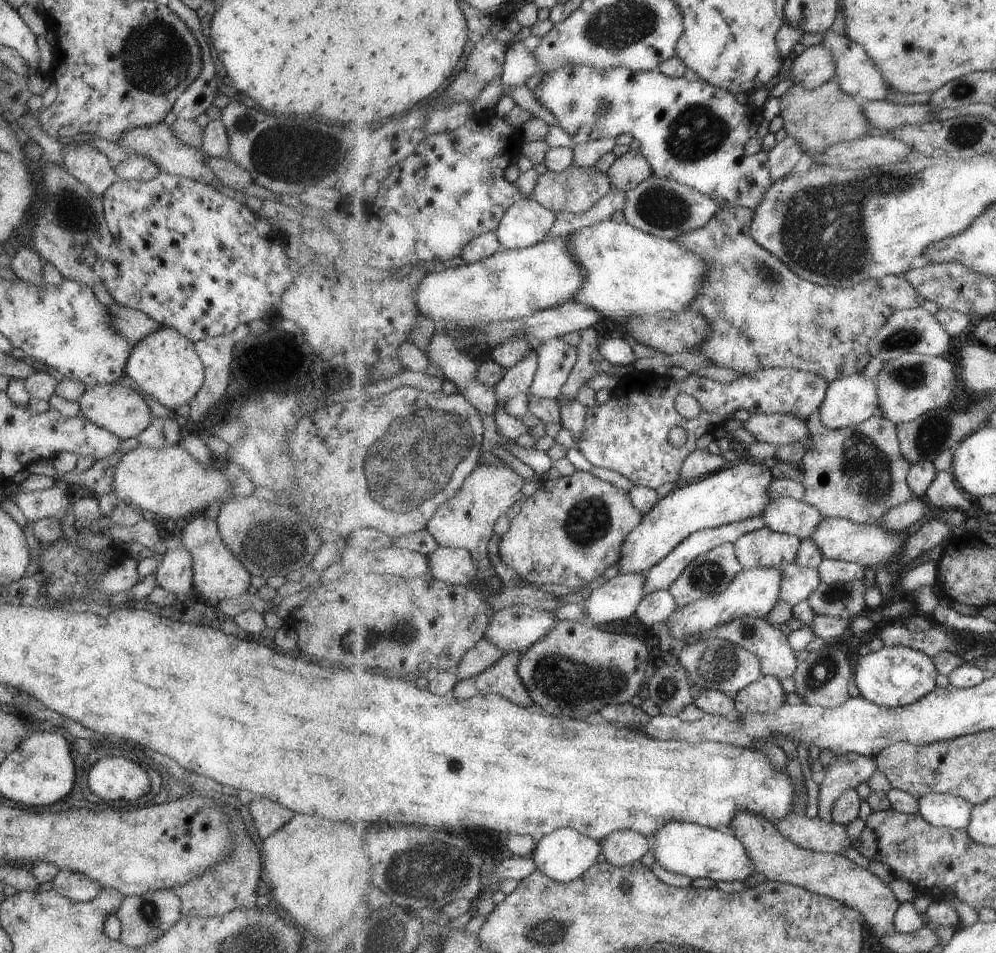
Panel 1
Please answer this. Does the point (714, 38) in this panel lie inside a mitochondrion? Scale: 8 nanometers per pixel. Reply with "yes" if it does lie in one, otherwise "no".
no

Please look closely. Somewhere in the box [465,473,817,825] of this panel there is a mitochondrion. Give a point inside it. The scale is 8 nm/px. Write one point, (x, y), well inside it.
(562, 678)

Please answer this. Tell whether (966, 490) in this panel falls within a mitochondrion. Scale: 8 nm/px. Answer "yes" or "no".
no

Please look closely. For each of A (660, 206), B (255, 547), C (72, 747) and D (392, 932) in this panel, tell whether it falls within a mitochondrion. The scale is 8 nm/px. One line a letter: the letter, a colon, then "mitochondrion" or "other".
A: mitochondrion
B: mitochondrion
C: other
D: mitochondrion

